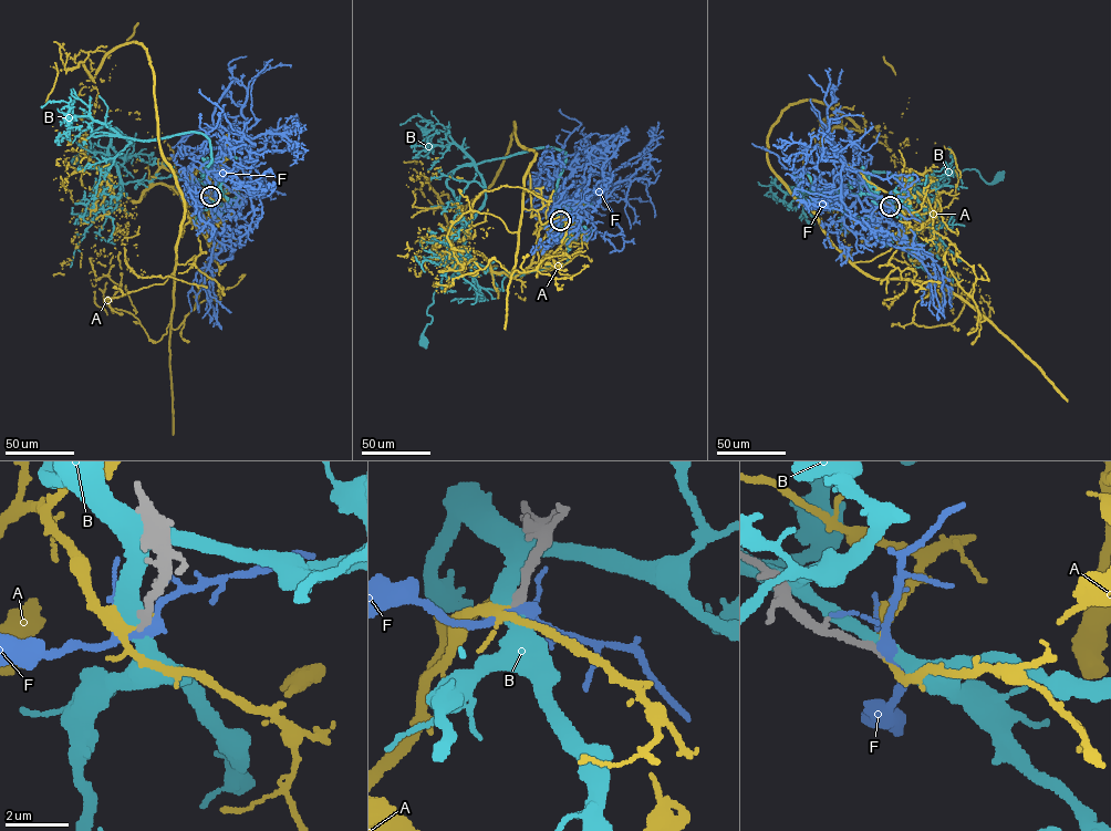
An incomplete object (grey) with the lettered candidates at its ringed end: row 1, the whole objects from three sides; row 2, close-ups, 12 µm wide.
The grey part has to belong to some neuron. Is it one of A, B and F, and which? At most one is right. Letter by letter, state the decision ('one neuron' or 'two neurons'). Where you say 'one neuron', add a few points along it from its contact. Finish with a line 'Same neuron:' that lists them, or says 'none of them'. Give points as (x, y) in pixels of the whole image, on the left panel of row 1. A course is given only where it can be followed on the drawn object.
A: two neurons
B: two neurons
F: two neurons
Same neuron: none of them

